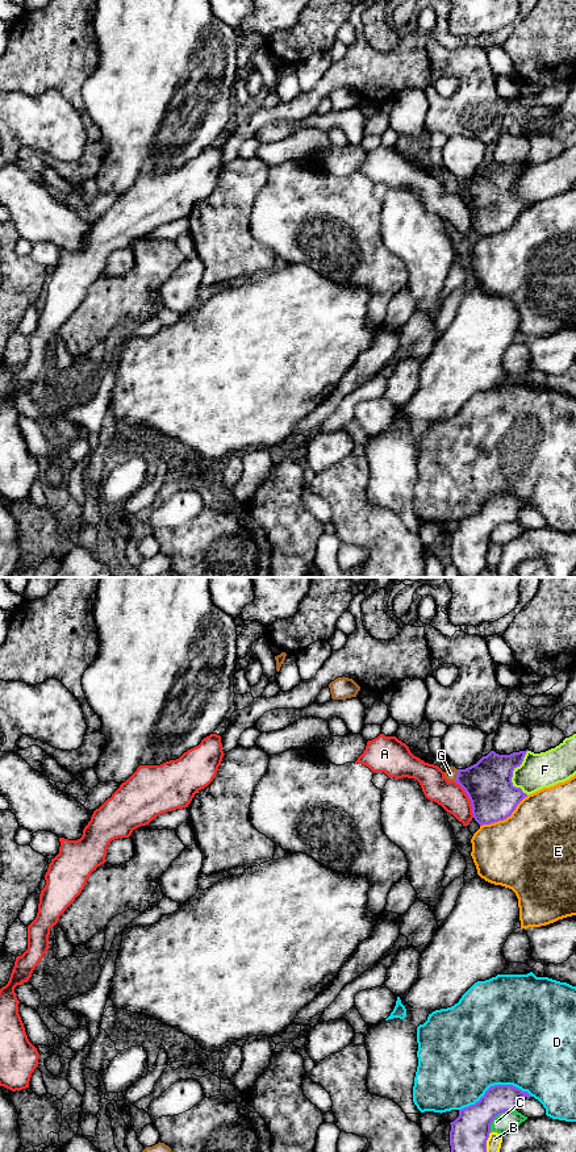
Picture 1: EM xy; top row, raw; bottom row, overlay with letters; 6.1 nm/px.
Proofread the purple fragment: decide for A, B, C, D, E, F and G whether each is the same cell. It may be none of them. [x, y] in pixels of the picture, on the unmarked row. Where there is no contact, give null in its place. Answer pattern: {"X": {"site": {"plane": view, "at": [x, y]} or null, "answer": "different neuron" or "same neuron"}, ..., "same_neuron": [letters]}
{"A": {"site": {"plane": "xy", "at": [468, 208]}, "answer": "different neuron"}, "B": {"site": {"plane": "xy", "at": [485, 555]}, "answer": "different neuron"}, "C": {"site": {"plane": "xy", "at": [497, 525]}, "answer": "different neuron"}, "D": {"site": {"plane": "xy", "at": [495, 496]}, "answer": "different neuron"}, "E": {"site": {"plane": "xy", "at": [505, 229]}, "answer": "different neuron"}, "F": {"site": {"plane": "xy", "at": [512, 184]}, "answer": "different neuron"}, "G": {"site": {"plane": "xy", "at": [458, 186]}, "answer": "same neuron"}, "same_neuron": ["G"]}

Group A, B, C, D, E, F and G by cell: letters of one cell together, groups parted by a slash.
A / B / C / D / E / F / G

